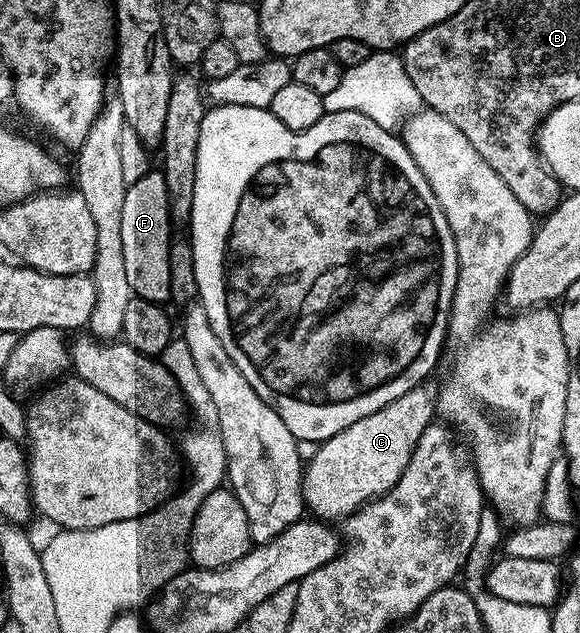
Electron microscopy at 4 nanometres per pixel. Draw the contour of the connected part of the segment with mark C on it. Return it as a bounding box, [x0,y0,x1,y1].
[302,379,440,519]

